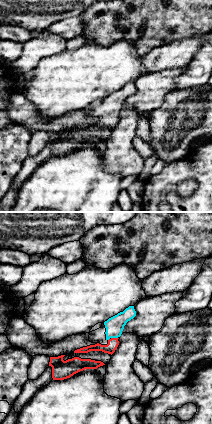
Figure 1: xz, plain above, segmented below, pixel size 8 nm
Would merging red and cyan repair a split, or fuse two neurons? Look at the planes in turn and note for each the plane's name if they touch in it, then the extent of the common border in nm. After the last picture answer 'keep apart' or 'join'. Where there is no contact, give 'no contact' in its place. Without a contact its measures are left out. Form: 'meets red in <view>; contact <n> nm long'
meets red in xz; contact 60 nm long

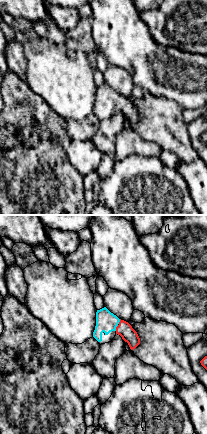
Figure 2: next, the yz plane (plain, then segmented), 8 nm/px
meets red in yz; contact 50 nm long

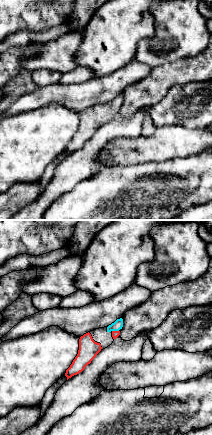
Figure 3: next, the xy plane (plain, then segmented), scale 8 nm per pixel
meets red in xy; contact 60 nm long

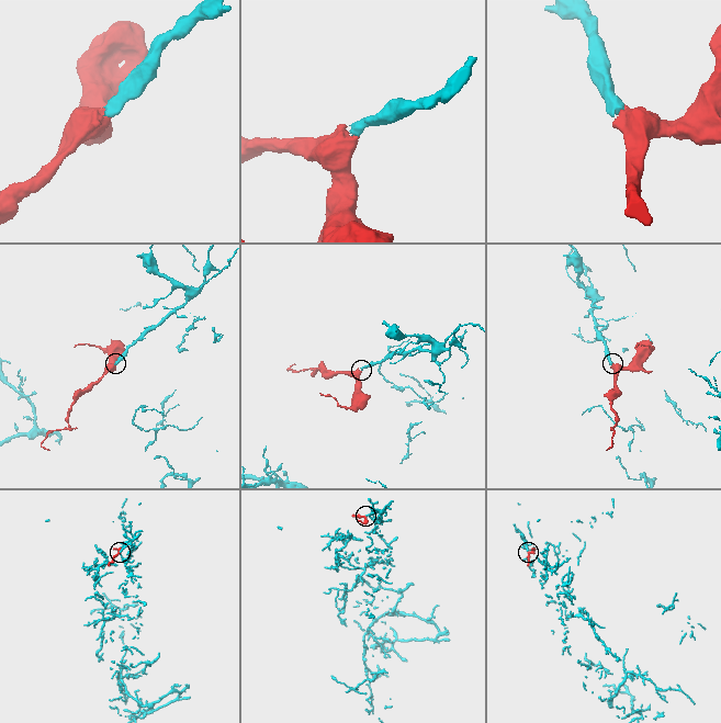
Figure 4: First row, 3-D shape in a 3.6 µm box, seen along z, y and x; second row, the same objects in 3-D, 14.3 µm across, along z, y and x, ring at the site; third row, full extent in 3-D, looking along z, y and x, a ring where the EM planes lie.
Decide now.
join

